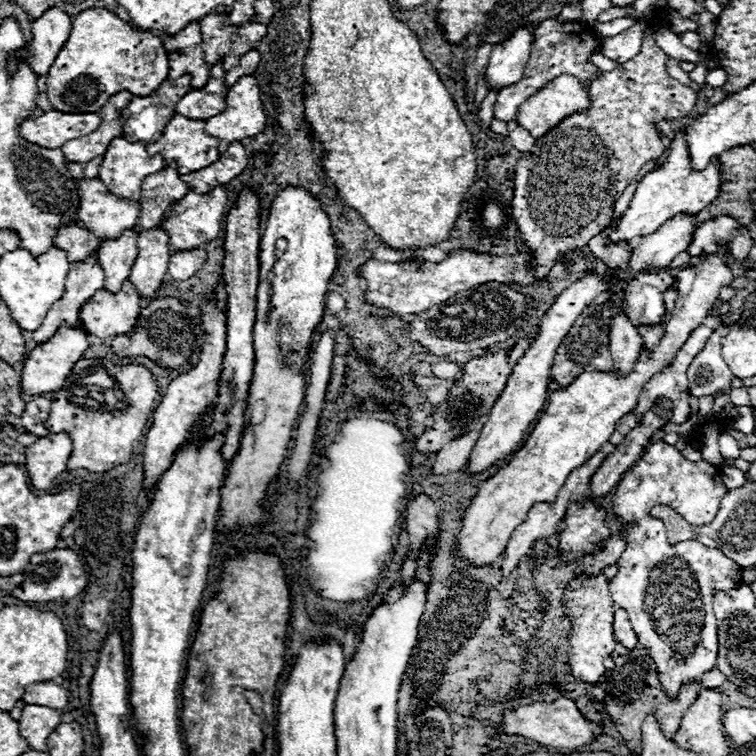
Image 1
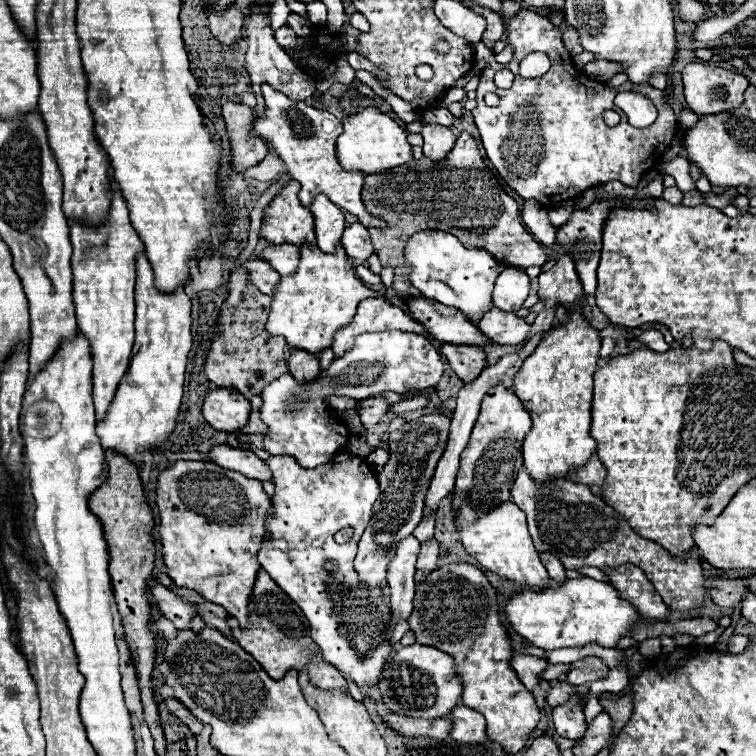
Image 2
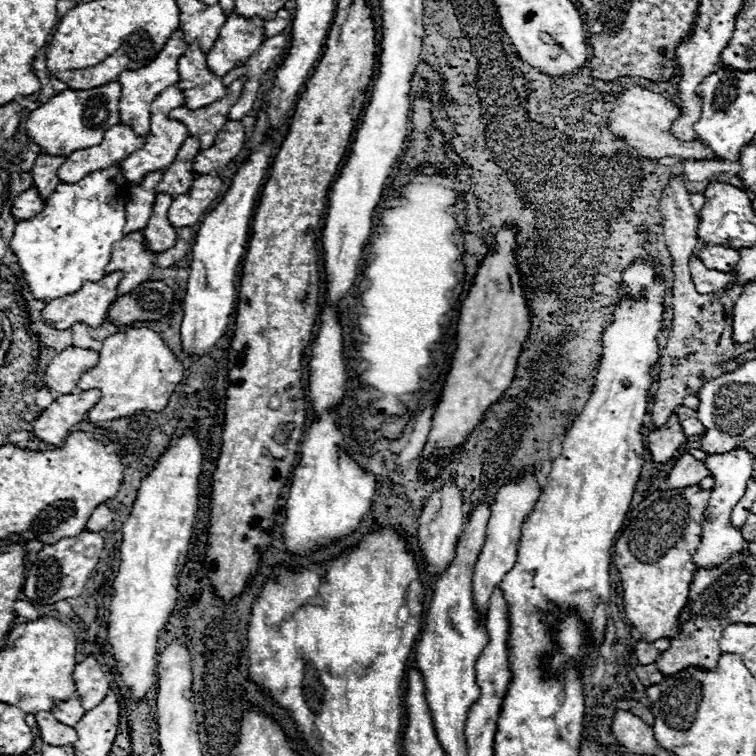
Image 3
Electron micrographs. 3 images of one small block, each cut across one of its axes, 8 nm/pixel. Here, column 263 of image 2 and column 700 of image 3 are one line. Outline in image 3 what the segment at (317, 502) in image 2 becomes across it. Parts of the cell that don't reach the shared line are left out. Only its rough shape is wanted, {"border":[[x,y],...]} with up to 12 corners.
{"border":[[710,454],[714,478],[698,568],[714,568],[746,540],[730,512],[746,492],[754,456]]}

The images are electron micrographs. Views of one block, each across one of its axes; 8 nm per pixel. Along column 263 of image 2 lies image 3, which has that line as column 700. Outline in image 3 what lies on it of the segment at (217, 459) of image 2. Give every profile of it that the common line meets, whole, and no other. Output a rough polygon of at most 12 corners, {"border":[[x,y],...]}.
{"border":[[682,454],[666,478],[668,488],[698,484],[710,472],[702,460]]}

